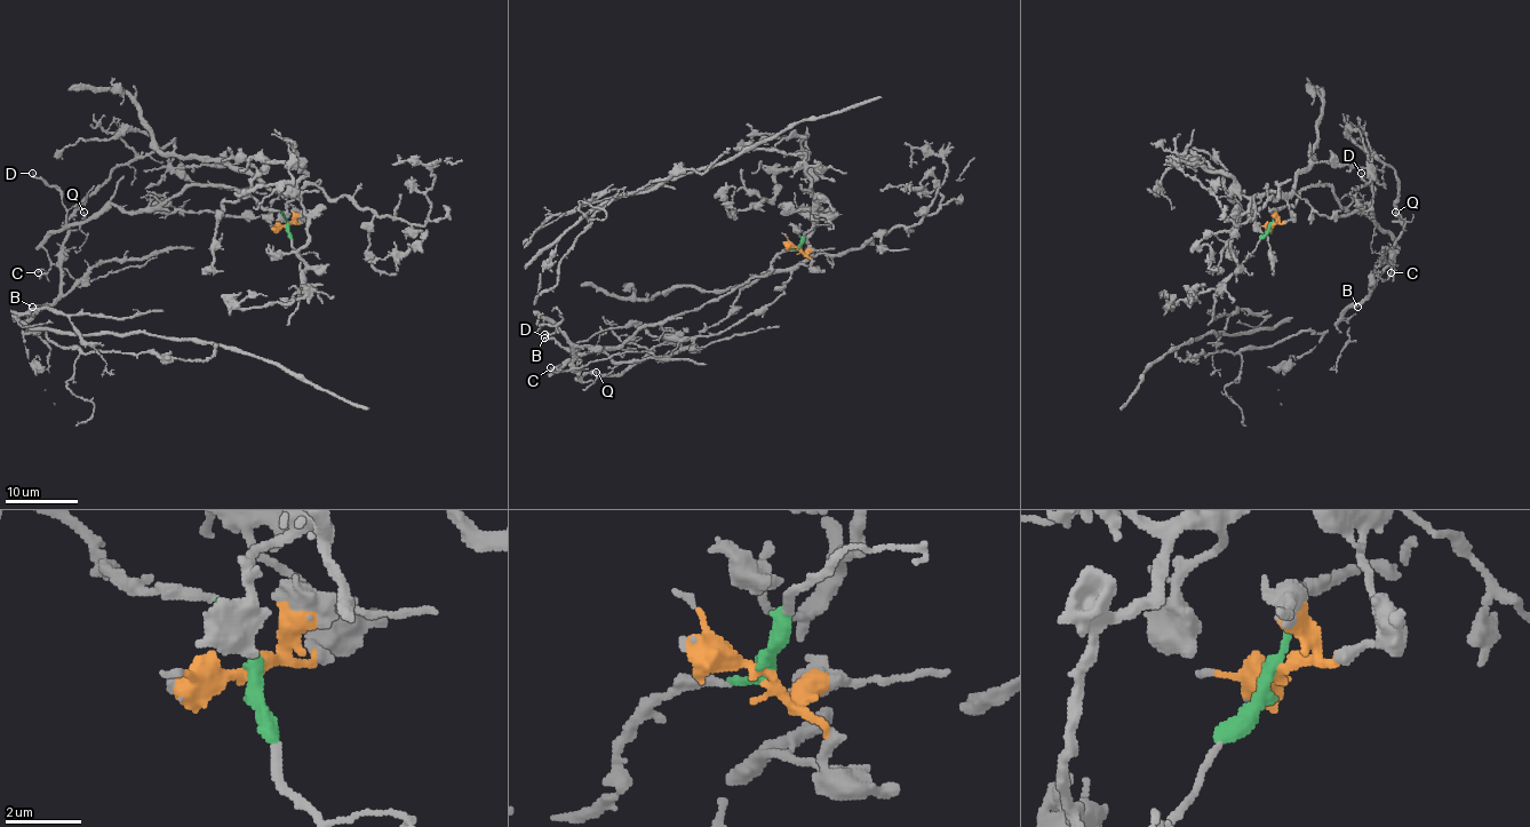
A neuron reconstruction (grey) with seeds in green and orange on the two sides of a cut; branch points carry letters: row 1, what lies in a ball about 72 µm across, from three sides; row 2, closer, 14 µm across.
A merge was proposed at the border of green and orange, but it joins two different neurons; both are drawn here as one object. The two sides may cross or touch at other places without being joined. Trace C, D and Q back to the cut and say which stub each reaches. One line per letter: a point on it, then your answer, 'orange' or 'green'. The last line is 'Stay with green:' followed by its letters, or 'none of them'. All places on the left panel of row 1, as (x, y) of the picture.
C: at (38, 272); green
D: at (32, 173); green
Q: at (84, 212); orange
Stay with green: C, D

